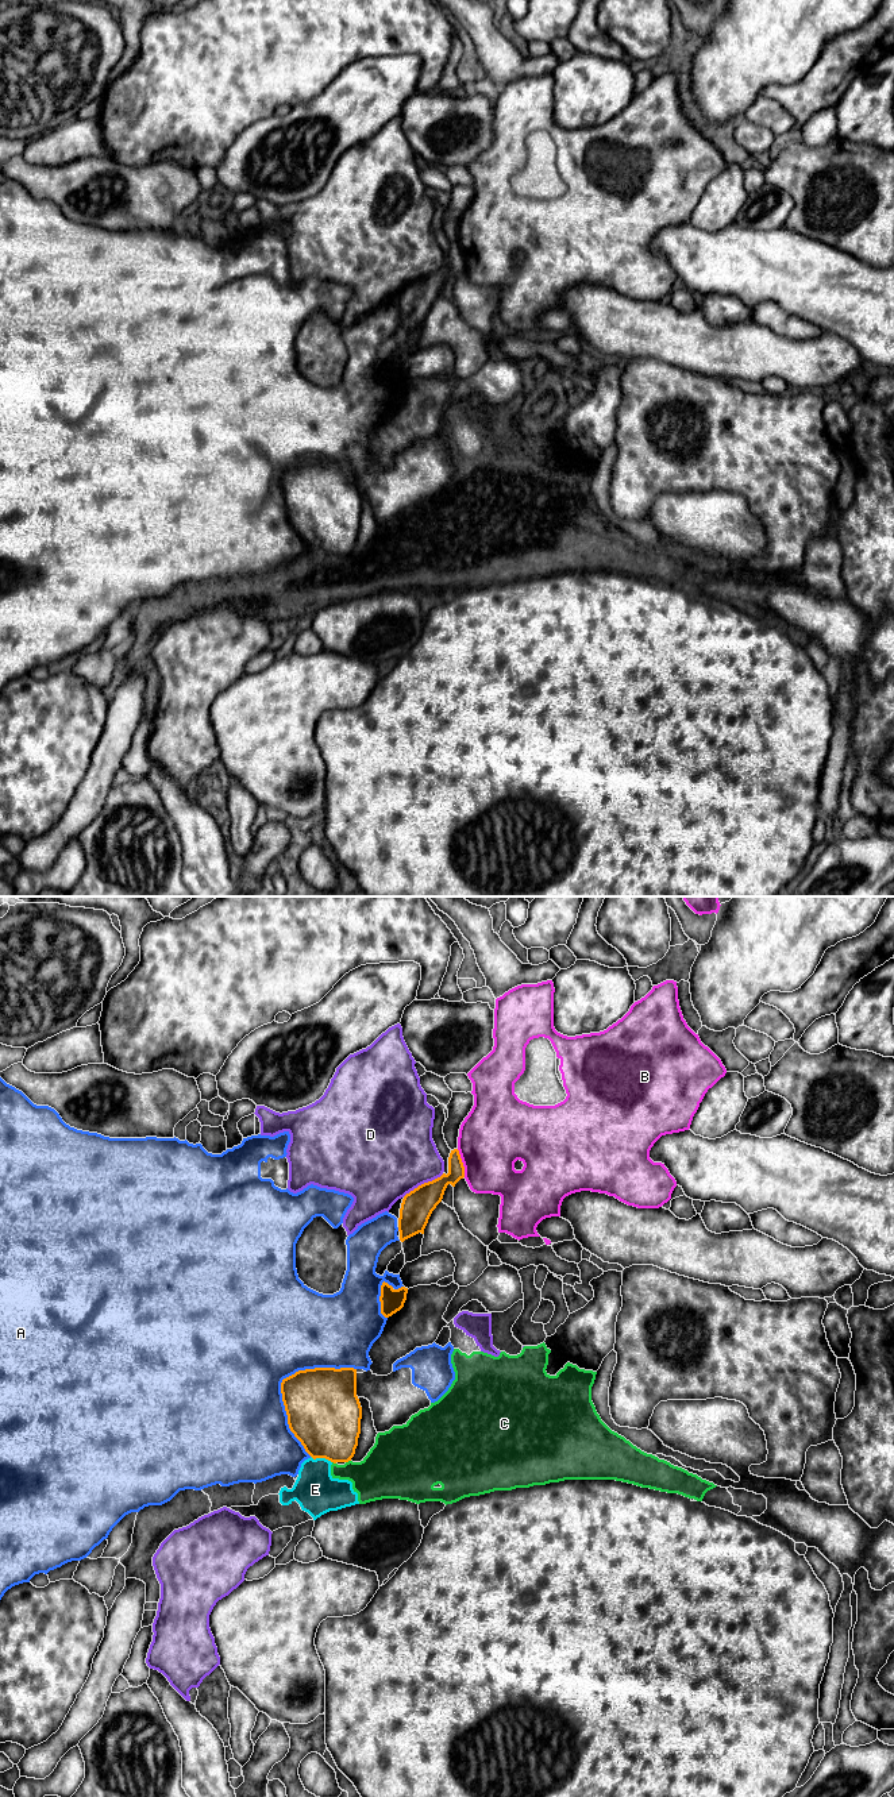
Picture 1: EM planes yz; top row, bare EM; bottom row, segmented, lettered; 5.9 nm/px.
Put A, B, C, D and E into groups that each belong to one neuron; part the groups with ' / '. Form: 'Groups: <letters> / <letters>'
Groups: A / B / C E / D

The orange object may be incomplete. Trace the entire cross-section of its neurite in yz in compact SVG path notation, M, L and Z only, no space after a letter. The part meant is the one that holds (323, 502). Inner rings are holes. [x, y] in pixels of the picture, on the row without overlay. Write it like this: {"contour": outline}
{"contour": "M357 462L298 463L282 473L281 486L289 521L313 552L351 554L362 512Z"}

